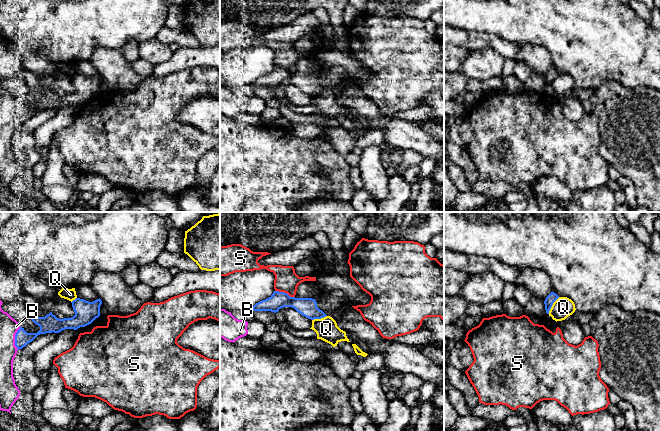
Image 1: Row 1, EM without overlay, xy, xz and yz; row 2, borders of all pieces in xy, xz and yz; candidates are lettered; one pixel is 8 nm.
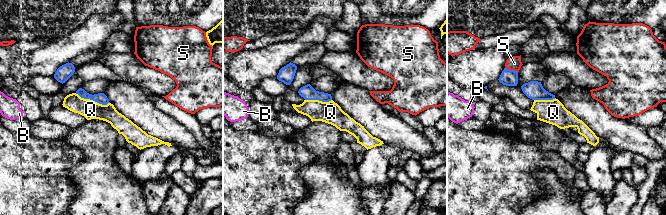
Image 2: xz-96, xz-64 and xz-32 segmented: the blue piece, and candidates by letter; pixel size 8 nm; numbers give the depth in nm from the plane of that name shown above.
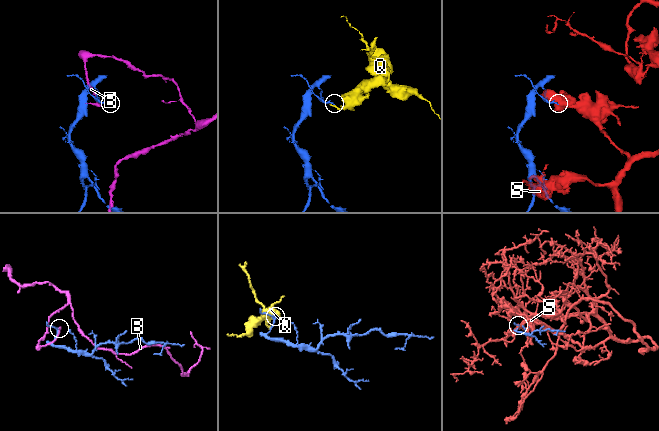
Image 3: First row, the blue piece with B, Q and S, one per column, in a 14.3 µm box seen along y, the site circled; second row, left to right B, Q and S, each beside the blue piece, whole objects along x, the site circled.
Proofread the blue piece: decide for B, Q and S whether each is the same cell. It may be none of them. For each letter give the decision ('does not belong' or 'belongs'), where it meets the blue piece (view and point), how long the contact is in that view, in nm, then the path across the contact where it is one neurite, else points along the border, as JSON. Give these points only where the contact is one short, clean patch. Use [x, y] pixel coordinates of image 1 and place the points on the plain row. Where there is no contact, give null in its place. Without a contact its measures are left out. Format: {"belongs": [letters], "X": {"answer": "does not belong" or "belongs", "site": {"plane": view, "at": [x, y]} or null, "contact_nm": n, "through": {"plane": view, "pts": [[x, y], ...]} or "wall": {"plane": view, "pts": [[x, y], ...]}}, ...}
{"belongs": [], "B": {"answer": "does not belong", "site": {"plane": "xy", "at": [15, 114]}, "contact_nm": 190}, "Q": {"answer": "does not belong", "site": {"plane": "yz", "at": [552, 80]}, "contact_nm": 160, "wall": {"plane": "yz", "pts": [[559, 73], [553, 79], [548, 89]]}}, "S": {"answer": "does not belong", "site": {"plane": "xz", "at": [285, 69]}, "contact_nm": 170}}

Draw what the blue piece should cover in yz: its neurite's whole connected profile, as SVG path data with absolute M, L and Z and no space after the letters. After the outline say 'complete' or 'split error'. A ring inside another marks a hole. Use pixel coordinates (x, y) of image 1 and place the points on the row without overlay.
M551 68L545 75L544 77L544 80L545 80L545 86L546 86L546 89L549 90L549 87L553 81L553 79L559 74L559 72L554 69L554 68Z; complete

